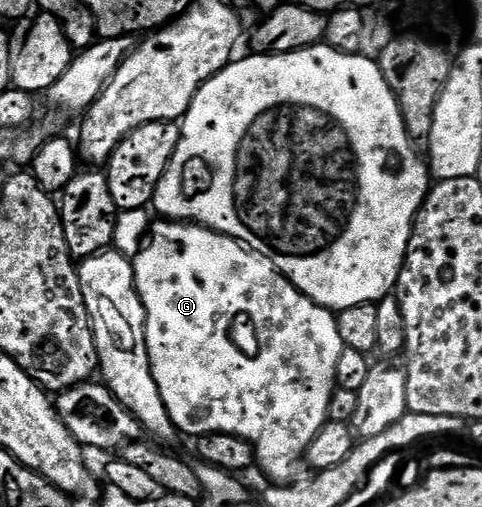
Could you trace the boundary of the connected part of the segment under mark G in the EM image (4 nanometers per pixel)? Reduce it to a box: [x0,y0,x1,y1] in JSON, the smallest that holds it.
[132,218,343,481]

